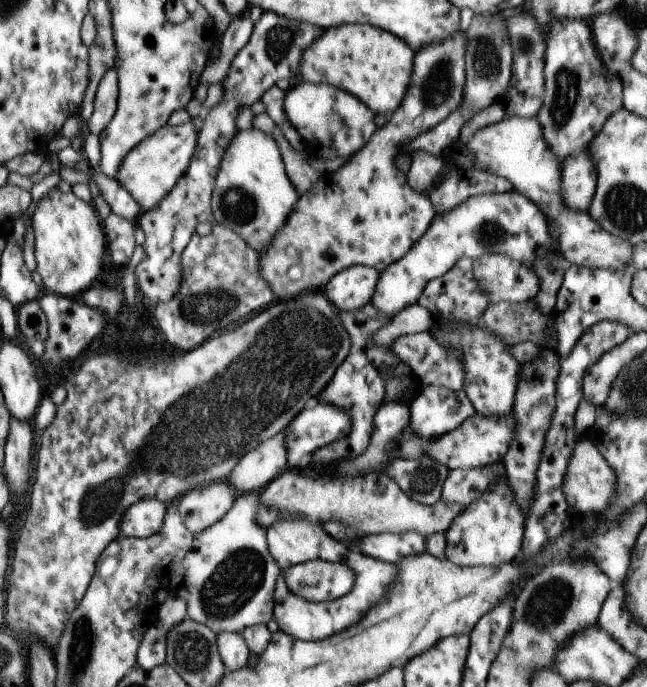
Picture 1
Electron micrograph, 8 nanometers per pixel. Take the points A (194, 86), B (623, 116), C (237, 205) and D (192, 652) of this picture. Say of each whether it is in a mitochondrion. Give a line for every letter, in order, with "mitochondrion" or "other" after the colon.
A: other
B: other
C: mitochondrion
D: mitochondrion

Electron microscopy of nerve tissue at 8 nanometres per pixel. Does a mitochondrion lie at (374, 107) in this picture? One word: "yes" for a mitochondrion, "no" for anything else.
no

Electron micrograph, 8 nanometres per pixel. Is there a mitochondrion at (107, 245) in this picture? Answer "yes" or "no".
no

